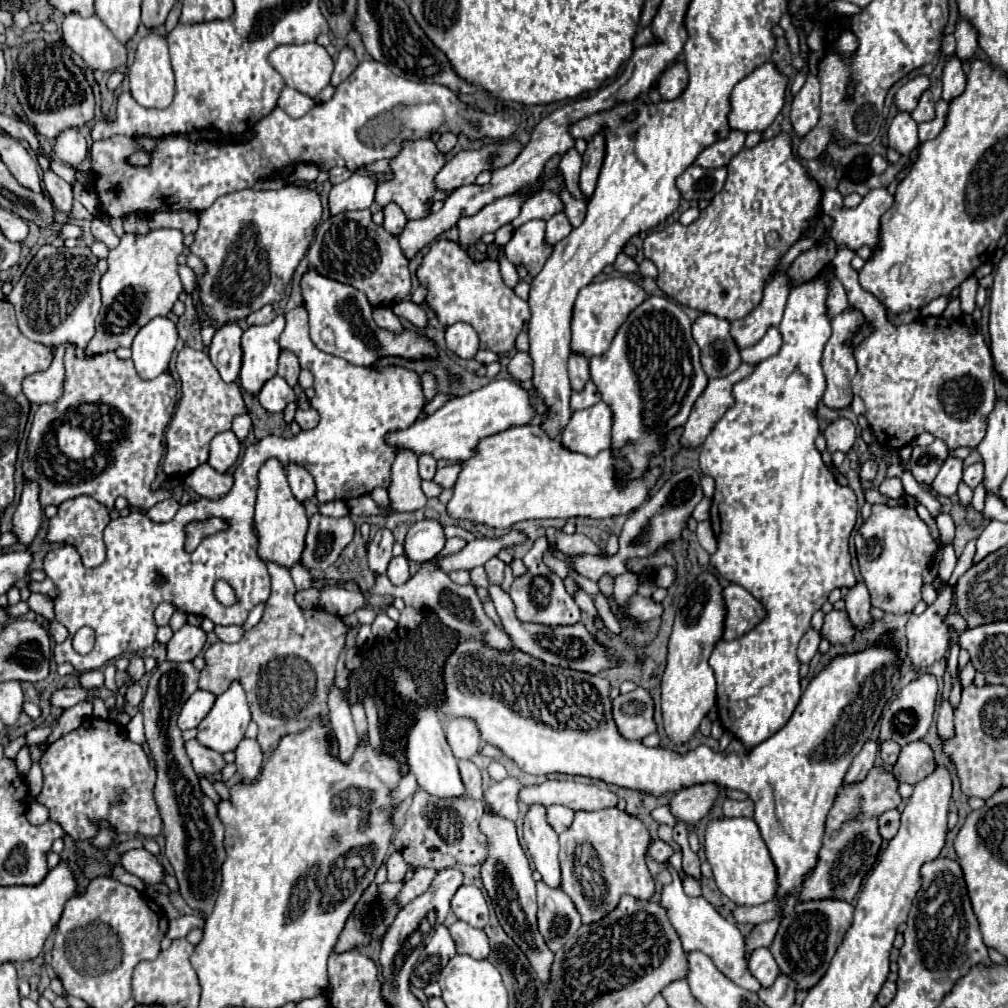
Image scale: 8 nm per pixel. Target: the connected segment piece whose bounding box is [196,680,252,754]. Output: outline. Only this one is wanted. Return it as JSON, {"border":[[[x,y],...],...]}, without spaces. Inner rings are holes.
{"border":[[[234,680],[226,692],[222,692],[208,716],[198,726],[196,740],[216,752],[228,752],[238,746],[250,724],[250,708],[246,692],[238,680]]]}

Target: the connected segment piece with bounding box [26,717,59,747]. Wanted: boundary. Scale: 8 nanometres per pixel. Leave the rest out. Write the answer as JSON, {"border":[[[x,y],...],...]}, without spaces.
{"border":[[[59,717],[54,719],[48,726],[39,726],[29,731],[26,734],[26,747],[30,747],[32,744],[41,743],[46,740],[46,738],[51,733],[53,727],[56,725]]]}

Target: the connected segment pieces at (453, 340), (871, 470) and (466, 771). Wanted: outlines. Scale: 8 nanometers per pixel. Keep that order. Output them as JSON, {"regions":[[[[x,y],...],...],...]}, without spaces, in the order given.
{"regions":[[[[458,322],[446,328],[446,346],[460,358],[474,358],[478,352],[478,336],[470,324]]],[[[872,458],[872,460],[866,460],[866,462],[862,464],[862,468],[860,468],[860,478],[862,478],[862,480],[874,480],[876,472],[878,472],[878,462],[876,462],[874,458]]],[[[460,760],[458,768],[460,768],[462,780],[466,784],[468,796],[472,796],[474,800],[482,800],[482,776],[480,776],[480,770],[476,768],[476,764],[472,760]]]]}

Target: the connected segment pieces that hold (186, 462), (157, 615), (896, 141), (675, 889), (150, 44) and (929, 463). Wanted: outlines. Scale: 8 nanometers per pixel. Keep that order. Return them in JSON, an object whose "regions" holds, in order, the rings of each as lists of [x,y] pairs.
{"regions":[[[[182,348],[176,358],[176,368],[182,380],[182,398],[178,402],[178,408],[170,420],[170,426],[166,430],[166,456],[164,456],[164,472],[170,474],[188,474],[200,464],[208,460],[208,448],[210,440],[230,430],[232,420],[246,410],[240,386],[236,382],[226,384],[218,370],[212,366],[208,354],[202,350]]],[[[162,602],[162,604],[156,608],[156,612],[154,612],[154,620],[156,620],[156,624],[158,624],[158,626],[168,624],[170,616],[174,614],[174,610],[176,610],[176,608],[174,608],[170,602]]],[[[898,112],[888,128],[888,146],[900,154],[910,154],[918,142],[918,124],[908,112]]],[[[666,863],[666,866],[672,873],[674,880],[672,880],[672,884],[664,886],[664,890],[662,890],[662,906],[668,910],[670,922],[676,928],[684,950],[686,952],[694,952],[694,950],[704,952],[706,956],[710,956],[714,960],[716,968],[724,976],[728,976],[734,984],[738,984],[744,990],[758,992],[760,982],[750,972],[748,958],[746,958],[746,948],[744,948],[744,936],[740,934],[736,924],[732,924],[724,916],[720,916],[720,912],[710,902],[706,902],[702,896],[698,896],[698,898],[686,896],[684,890],[682,890],[682,880],[680,880],[677,872],[669,863]]],[[[150,32],[146,38],[140,40],[136,60],[130,66],[130,92],[132,98],[144,106],[144,108],[168,108],[174,100],[174,90],[176,90],[176,80],[174,80],[174,70],[170,66],[170,56],[168,56],[168,44],[166,38]]],[[[934,440],[928,446],[912,446],[912,456],[910,456],[910,464],[912,464],[912,476],[918,482],[926,482],[932,484],[932,480],[936,478],[938,470],[942,468],[944,460],[948,456],[948,446],[944,444],[944,440]]]]}

